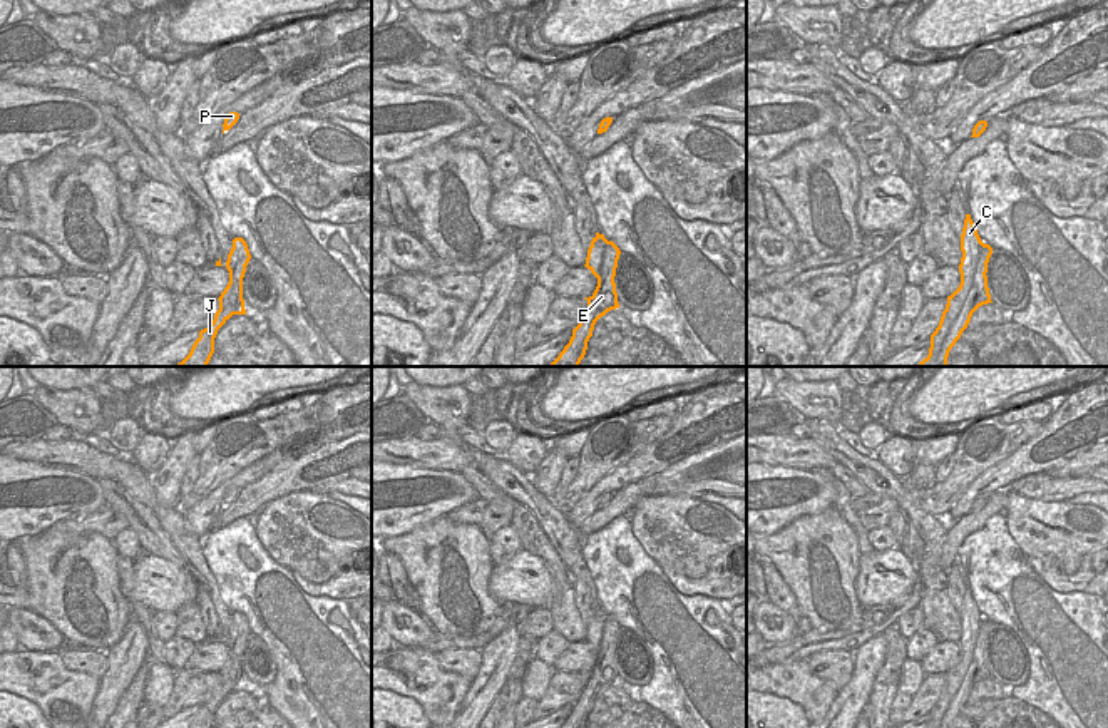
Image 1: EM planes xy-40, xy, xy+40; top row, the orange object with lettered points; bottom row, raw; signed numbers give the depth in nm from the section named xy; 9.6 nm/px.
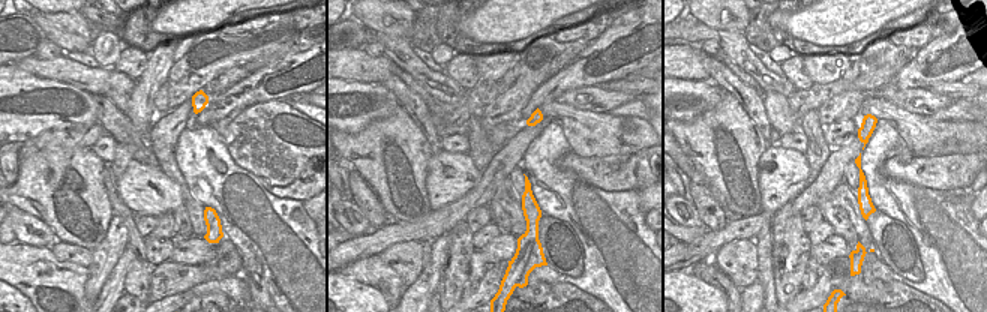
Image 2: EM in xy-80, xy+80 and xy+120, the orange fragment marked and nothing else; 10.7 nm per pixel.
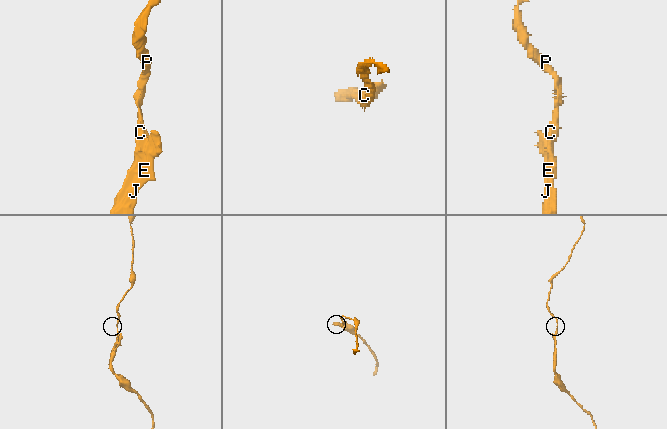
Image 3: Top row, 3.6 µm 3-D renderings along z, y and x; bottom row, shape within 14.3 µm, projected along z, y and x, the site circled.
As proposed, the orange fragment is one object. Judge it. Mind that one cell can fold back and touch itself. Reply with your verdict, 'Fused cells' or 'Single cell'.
Fused cells

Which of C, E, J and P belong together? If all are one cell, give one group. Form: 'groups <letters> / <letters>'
groups C P / E J

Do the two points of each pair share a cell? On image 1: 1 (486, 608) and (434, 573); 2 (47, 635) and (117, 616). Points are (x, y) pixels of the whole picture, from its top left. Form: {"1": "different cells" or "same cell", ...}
{"1": "same cell", "2": "different cells"}

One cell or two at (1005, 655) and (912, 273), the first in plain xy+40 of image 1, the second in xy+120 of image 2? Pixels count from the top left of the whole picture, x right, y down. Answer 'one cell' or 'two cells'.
one cell

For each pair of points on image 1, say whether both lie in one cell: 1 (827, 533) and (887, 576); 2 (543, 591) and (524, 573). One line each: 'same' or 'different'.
1: different
2: same

